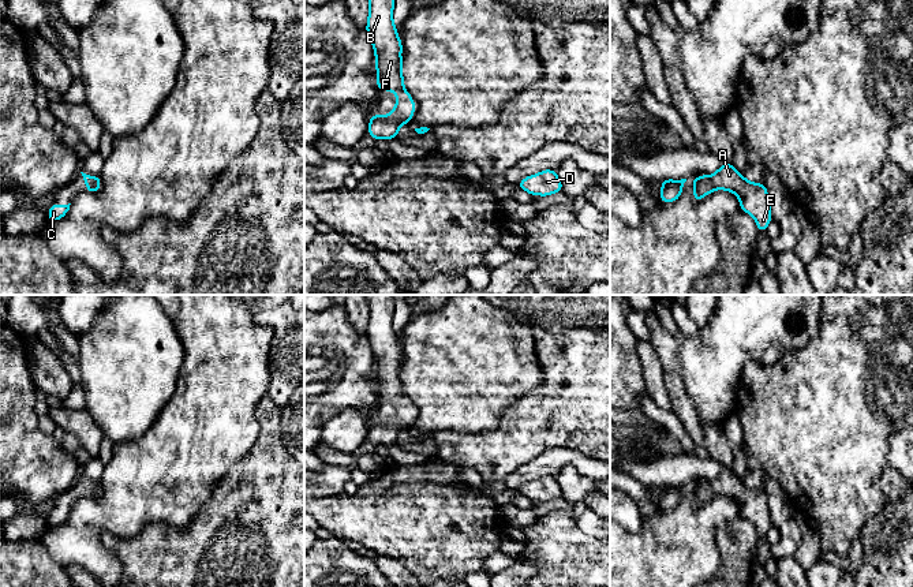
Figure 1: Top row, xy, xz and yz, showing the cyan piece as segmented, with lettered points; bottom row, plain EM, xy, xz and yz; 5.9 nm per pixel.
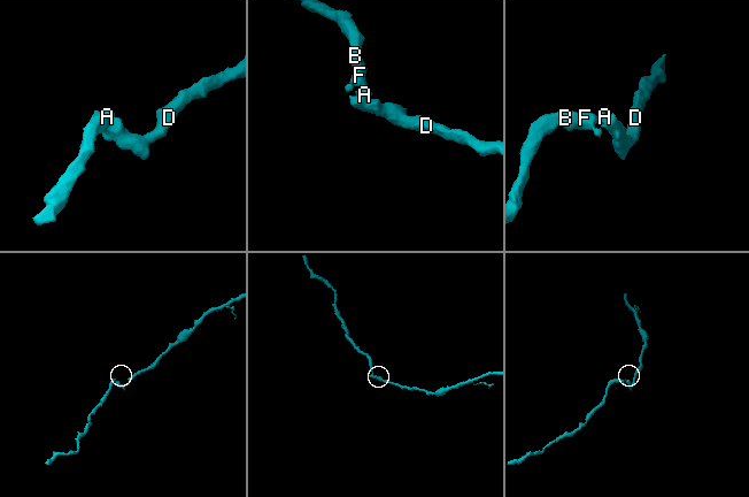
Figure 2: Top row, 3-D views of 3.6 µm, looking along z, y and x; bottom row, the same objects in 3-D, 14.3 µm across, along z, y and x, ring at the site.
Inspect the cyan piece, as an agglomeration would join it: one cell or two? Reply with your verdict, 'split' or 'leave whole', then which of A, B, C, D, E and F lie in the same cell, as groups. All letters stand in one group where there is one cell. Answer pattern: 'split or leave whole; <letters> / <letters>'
leave whole; A B C D E F

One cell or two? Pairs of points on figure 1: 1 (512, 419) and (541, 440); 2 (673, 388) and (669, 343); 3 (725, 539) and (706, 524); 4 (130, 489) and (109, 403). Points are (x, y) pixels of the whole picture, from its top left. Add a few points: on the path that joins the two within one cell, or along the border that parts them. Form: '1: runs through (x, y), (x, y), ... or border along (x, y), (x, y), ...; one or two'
1: runs through (519, 425), (528, 427), (534, 433); one
2: runs through (673, 377), (669, 354); one
3: border along (738, 513), (717, 530), (719, 564); two
4: border along (148, 429), (138, 437), (115, 445); two

